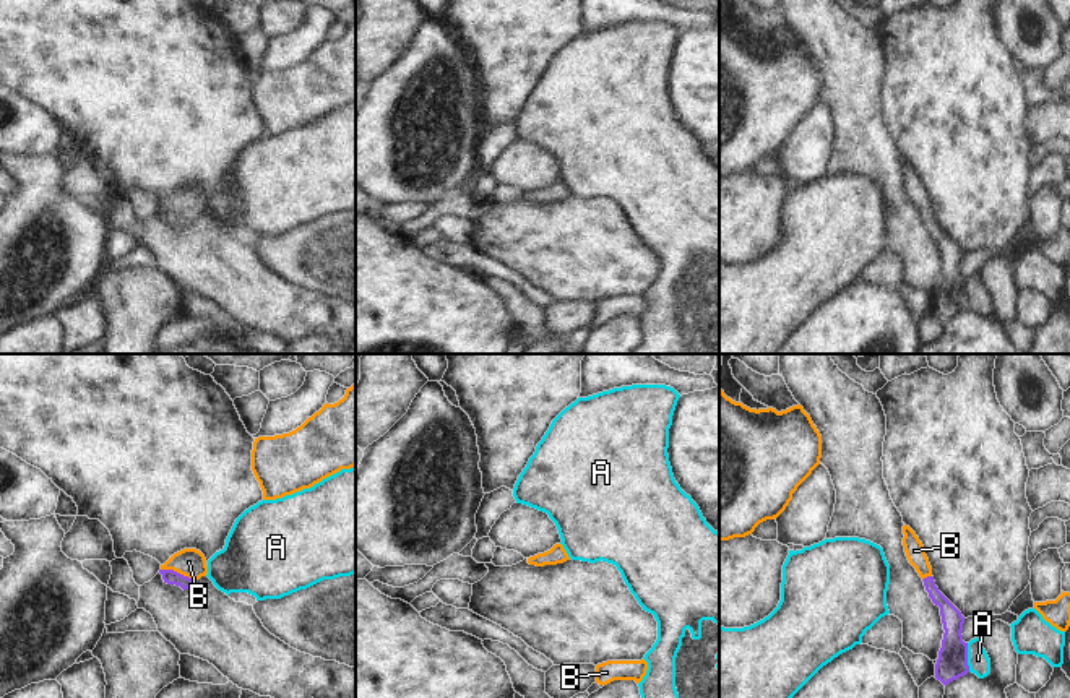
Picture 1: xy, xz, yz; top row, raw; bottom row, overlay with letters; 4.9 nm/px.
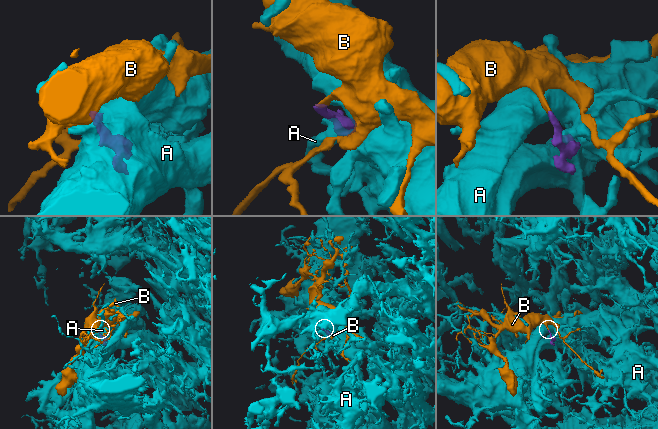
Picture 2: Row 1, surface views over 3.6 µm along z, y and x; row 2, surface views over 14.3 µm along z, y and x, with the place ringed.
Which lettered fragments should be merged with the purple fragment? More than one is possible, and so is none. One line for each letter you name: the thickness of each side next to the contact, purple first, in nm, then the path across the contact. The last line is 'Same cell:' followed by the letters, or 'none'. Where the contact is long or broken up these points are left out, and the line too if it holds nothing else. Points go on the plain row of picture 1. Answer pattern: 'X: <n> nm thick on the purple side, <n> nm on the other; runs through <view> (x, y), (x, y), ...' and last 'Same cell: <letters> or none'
B: 70 nm thick on the purple side, 140 nm on the other; runs through xy (169, 213), (176, 208), (189, 198)
Same cell: B

